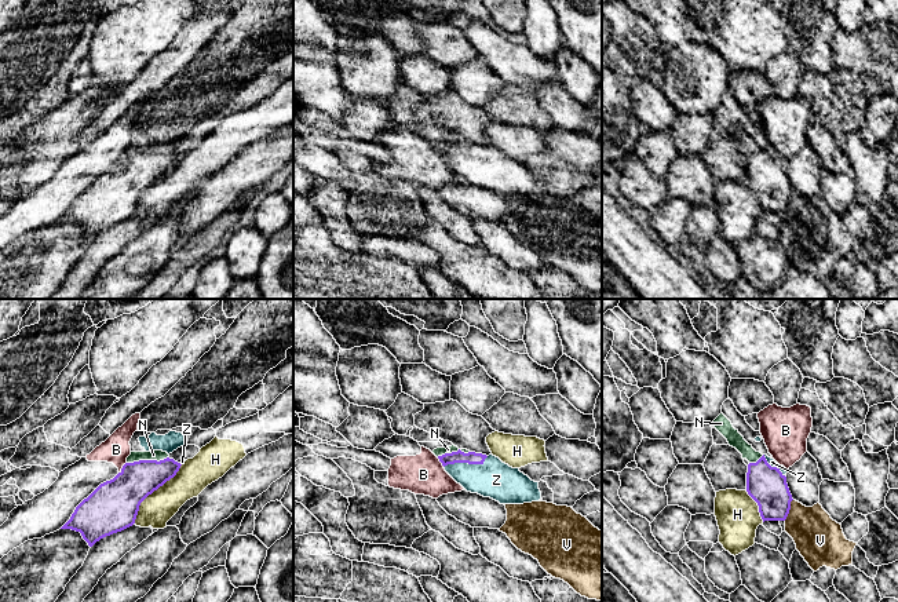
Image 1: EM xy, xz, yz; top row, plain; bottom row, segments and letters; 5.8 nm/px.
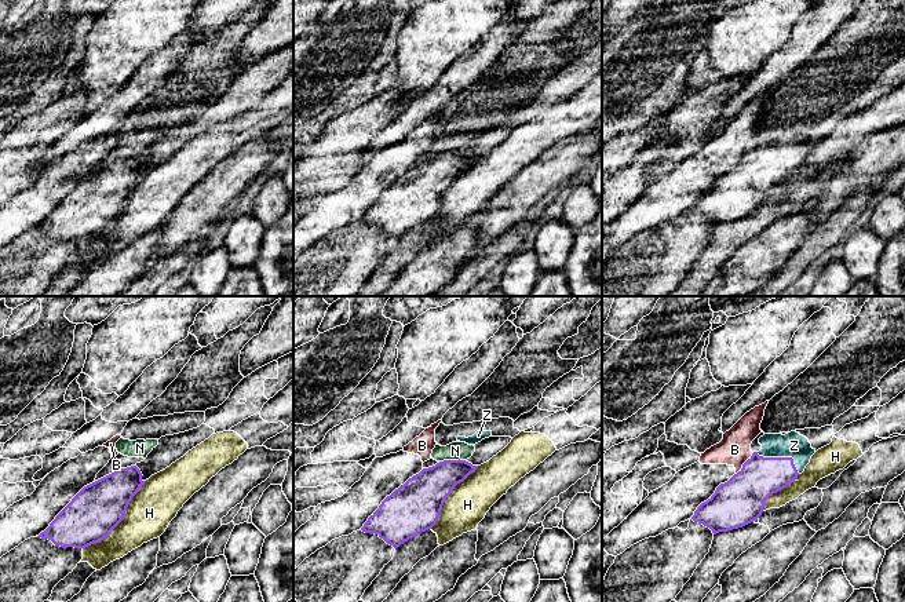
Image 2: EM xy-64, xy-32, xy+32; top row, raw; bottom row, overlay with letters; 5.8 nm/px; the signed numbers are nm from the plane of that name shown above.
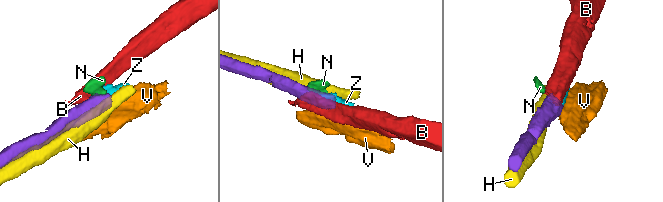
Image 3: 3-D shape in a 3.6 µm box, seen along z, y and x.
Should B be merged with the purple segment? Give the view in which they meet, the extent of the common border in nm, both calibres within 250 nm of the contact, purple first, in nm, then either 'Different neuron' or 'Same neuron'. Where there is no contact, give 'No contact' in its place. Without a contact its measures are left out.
Touches purple in xy. Shared border 80 nm. Thickness 300 nm (purple) against 160 nm. Different neuron

